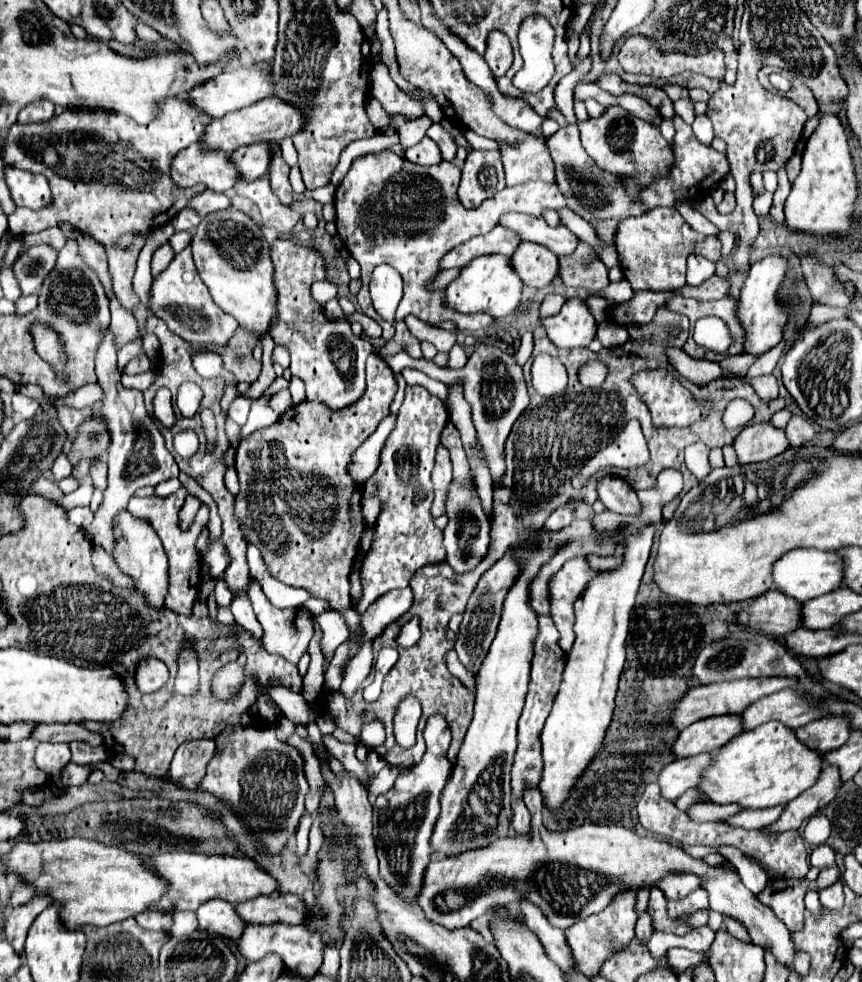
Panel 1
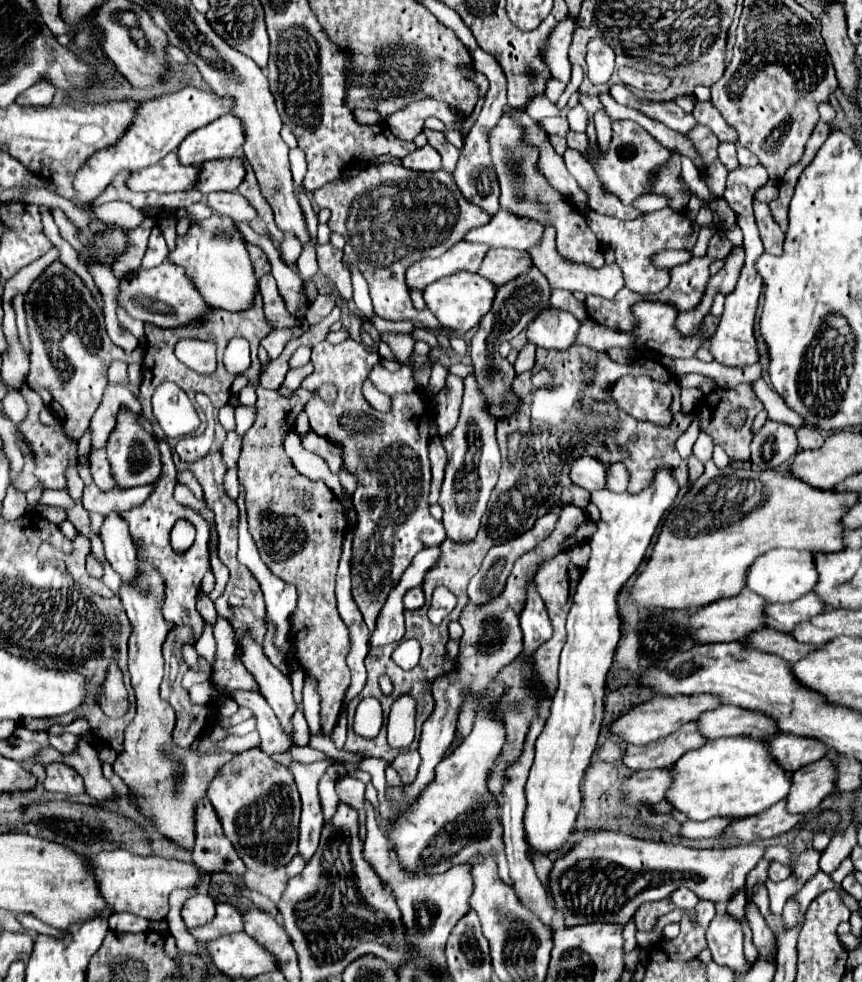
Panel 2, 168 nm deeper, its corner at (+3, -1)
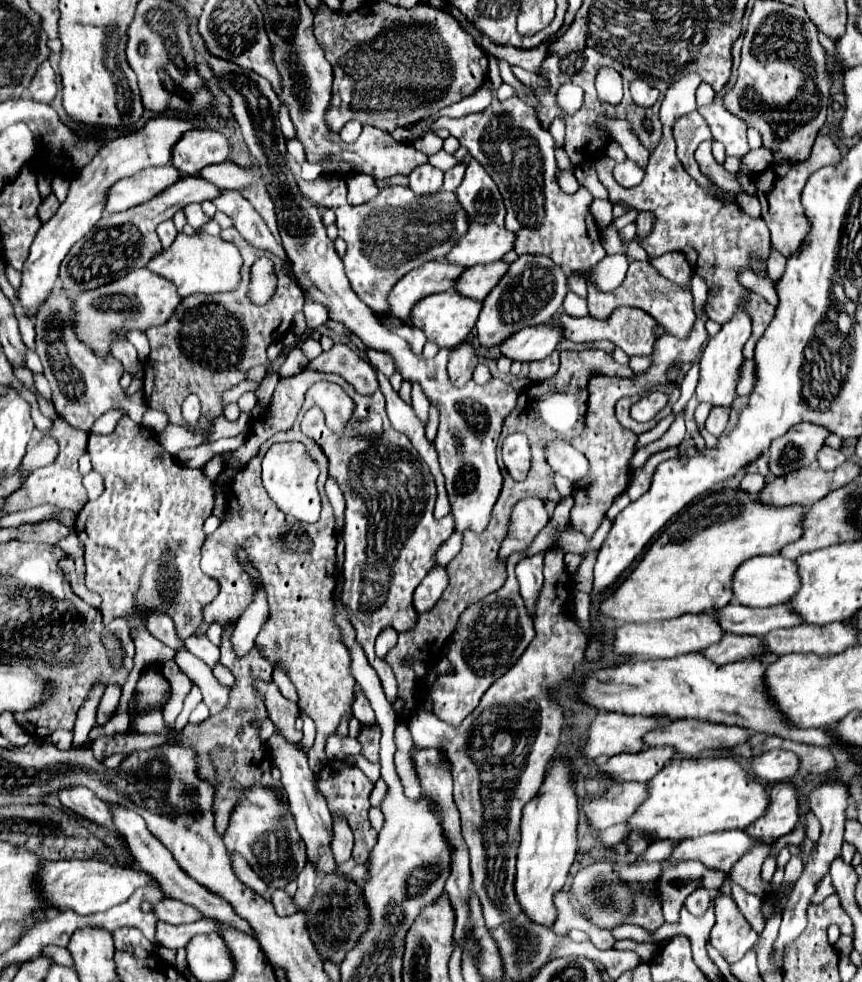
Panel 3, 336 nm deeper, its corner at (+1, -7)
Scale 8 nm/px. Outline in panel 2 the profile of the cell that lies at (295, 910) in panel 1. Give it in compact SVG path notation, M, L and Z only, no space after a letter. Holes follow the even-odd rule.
M216 904L216 916L210 924L204 924L202 928L190 930L190 934L200 942L216 940L218 936L242 932L242 914L238 908L230 904Z

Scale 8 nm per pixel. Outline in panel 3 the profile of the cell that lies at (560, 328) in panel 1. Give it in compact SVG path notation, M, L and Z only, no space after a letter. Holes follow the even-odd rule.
M540 324L518 330L512 338L508 338L508 342L504 342L504 346L500 346L500 350L504 356L520 362L544 360L556 350L562 338L564 328L560 324Z

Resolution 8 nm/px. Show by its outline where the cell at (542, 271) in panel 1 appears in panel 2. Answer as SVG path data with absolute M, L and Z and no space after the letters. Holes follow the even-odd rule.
M492 248L486 252L478 268L478 274L496 286L502 286L508 280L516 278L518 274L526 272L530 264L532 264L532 258L524 250Z

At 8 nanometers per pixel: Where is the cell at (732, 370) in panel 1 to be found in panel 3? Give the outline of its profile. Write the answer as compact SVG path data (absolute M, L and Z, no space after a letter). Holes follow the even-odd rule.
M694 363L690 370L685 375L680 385L680 398L672 408L673 414L677 415L685 409L688 401L695 393L696 387L698 385L698 379L699 379L699 364Z

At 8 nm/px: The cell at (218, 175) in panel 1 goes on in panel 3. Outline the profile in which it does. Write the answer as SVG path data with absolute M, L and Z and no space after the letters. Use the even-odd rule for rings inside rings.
M172 164L160 166L156 170L144 170L130 178L122 178L120 182L116 182L116 186L112 186L106 210L110 214L130 210L132 206L148 202L162 190L170 188L176 180L180 180L180 172Z

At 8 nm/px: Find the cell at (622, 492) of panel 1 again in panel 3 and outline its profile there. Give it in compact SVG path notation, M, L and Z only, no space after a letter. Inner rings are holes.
M550 442L546 446L548 454L548 464L554 468L554 472L562 474L570 482L578 482L586 476L588 472L588 460L582 452L574 450L568 442Z

